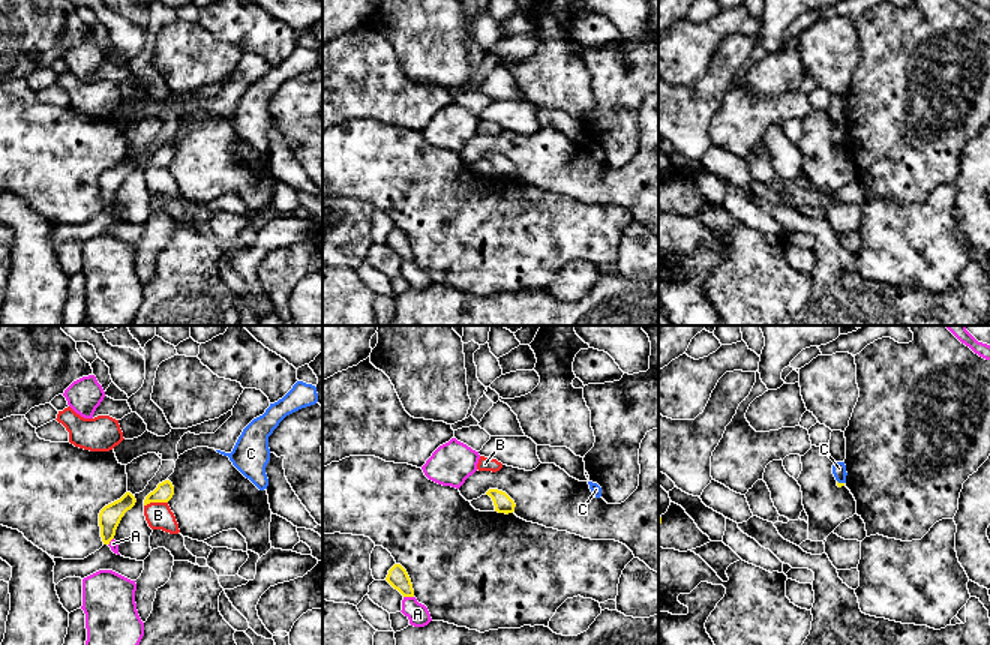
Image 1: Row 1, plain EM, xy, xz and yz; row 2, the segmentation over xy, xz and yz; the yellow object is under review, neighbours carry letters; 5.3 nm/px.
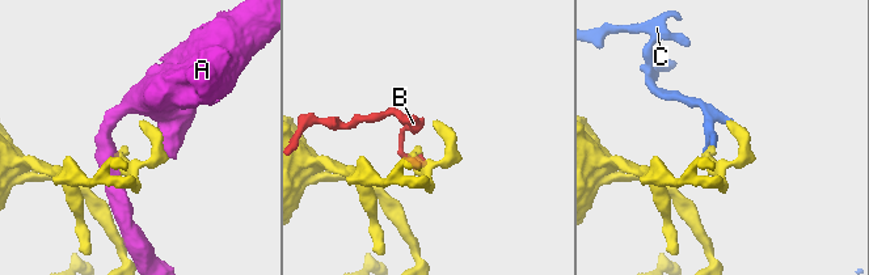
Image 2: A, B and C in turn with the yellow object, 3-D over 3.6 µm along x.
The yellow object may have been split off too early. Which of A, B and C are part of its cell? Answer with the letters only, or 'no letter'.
no letter

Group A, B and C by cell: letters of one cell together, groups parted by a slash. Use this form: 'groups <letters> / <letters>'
groups A / B / C

